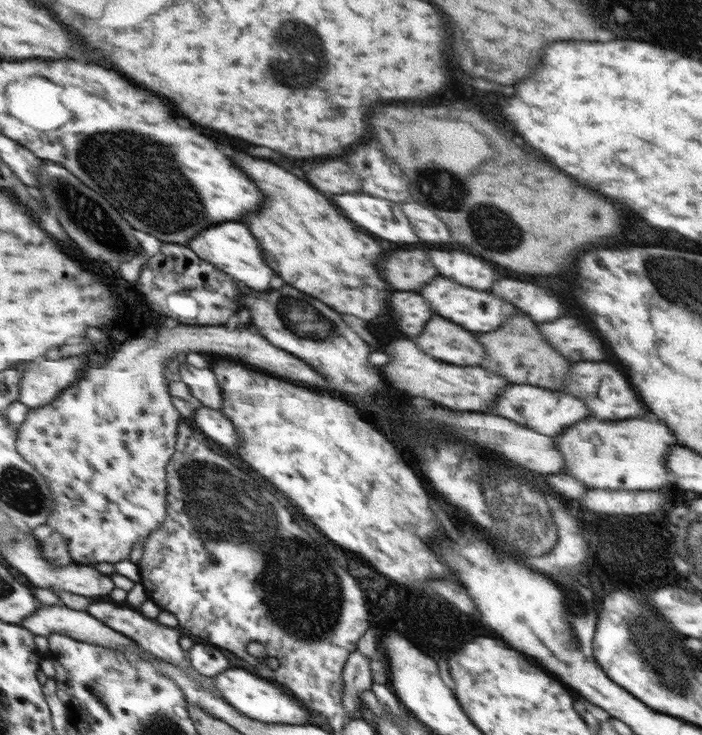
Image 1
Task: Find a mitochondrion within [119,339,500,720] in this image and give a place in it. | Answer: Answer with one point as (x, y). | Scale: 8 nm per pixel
(308, 611)

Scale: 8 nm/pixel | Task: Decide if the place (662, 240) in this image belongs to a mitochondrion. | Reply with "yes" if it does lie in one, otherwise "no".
no

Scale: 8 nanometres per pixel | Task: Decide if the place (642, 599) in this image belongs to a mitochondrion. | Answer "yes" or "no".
no

